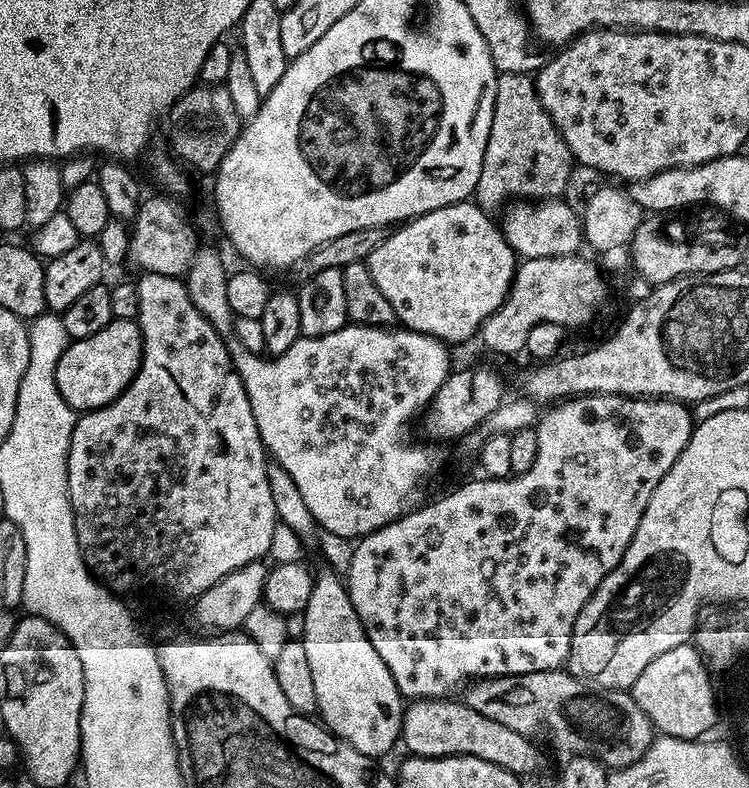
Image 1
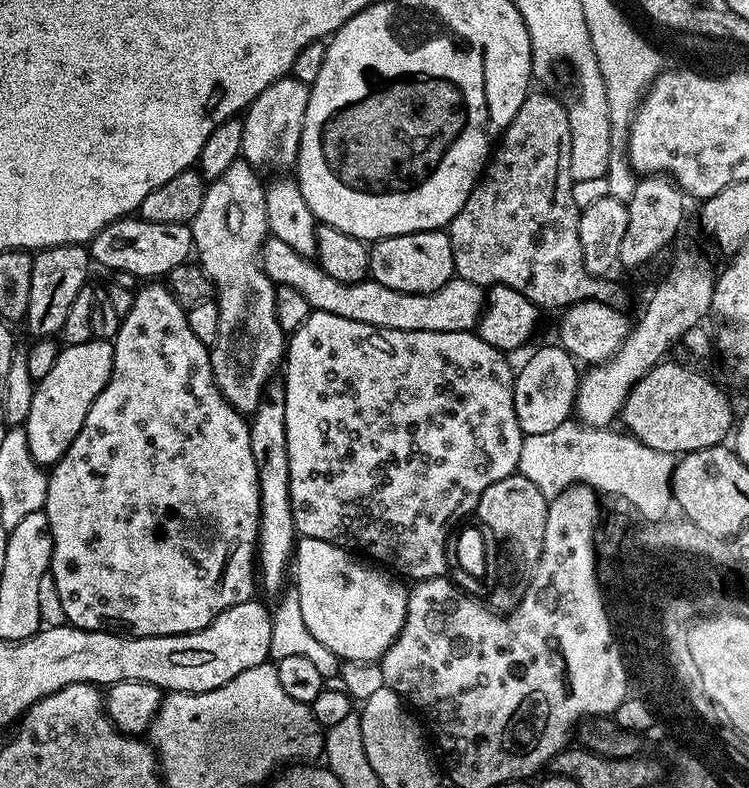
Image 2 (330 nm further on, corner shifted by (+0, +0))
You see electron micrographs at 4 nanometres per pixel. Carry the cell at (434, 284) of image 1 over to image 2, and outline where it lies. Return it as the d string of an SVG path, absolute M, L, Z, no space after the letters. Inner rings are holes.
M437 230L434 232L411 232L410 234L402 234L401 236L388 236L385 240L375 241L370 248L371 279L376 280L382 286L390 286L390 290L402 290L403 292L409 292L410 294L426 294L427 292L433 292L442 286L446 286L446 282L452 279L455 270L454 254L452 253L452 247L450 246L450 238L448 237L447 231L444 230Z

